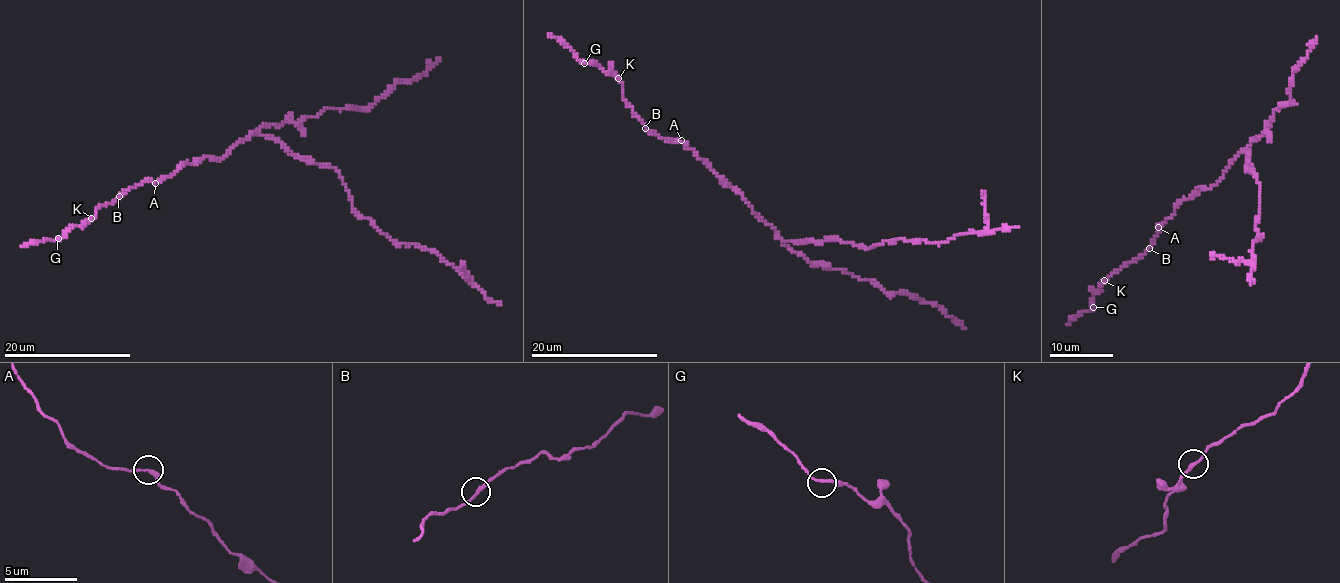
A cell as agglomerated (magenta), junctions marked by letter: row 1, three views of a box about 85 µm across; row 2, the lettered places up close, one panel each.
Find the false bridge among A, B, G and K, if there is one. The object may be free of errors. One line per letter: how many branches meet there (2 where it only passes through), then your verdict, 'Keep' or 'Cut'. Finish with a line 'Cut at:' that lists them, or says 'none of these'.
A: Branches: 2. Keep
B: Branches: 2. Keep
G: Branches: 2. Keep
K: Branches: 2. Keep
Cut at: none of these

